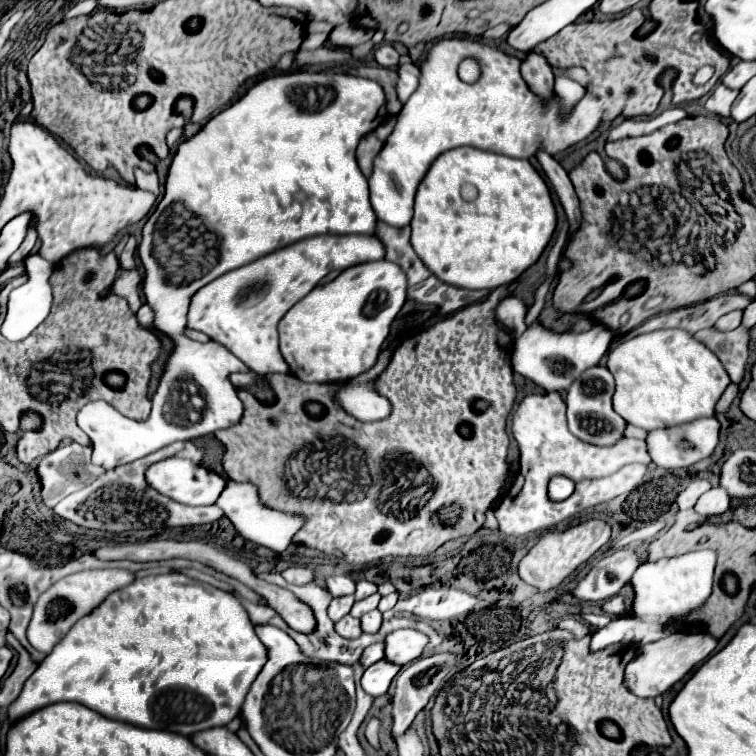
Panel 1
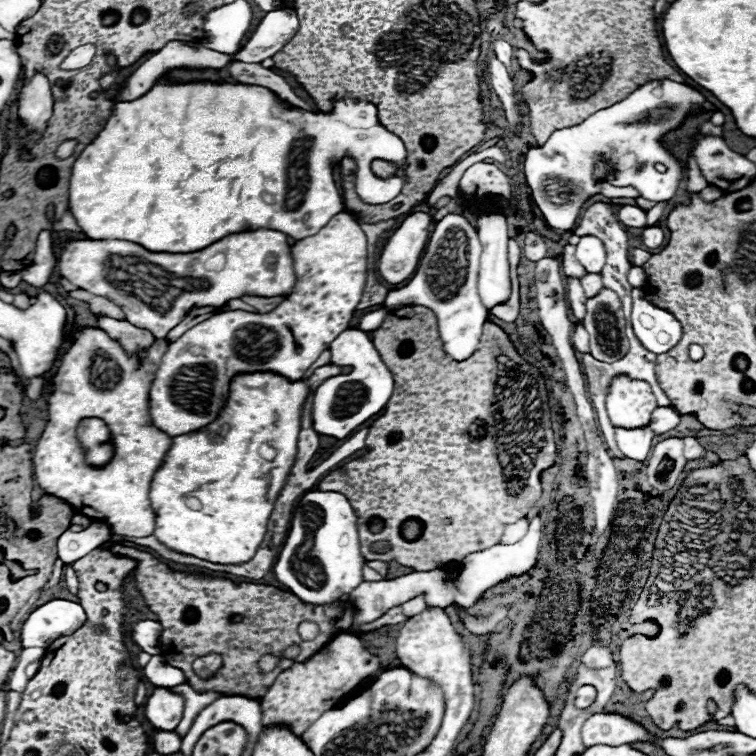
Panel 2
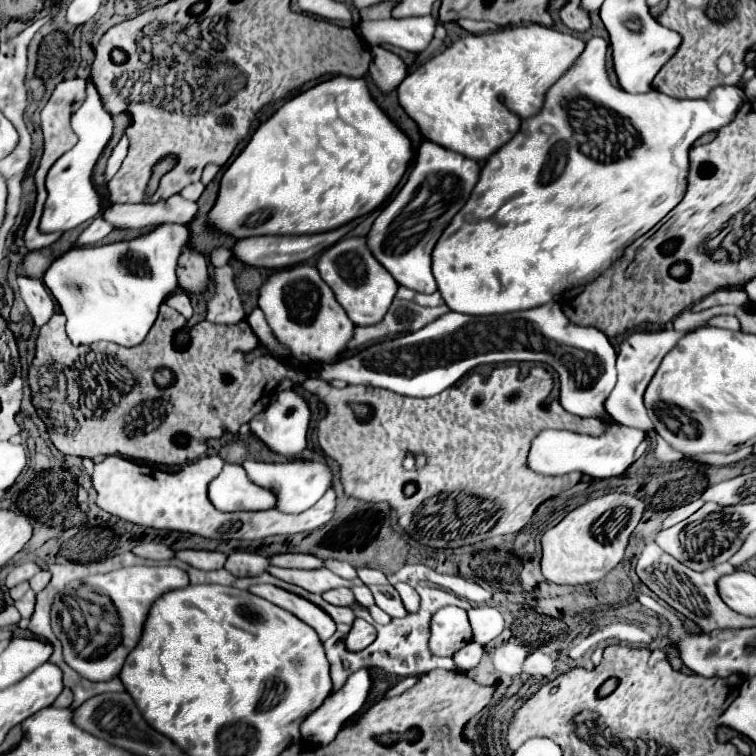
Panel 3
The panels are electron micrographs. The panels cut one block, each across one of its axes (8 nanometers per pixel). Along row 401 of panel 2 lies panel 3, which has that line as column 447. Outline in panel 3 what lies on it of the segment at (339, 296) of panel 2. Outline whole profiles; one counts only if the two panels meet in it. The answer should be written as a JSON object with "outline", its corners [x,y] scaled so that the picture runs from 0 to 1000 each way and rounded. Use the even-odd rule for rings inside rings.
{"outline":[[[569,185],[556,190],[550,220],[545,222],[540,238],[524,251],[484,312],[495,341],[524,368],[529,378],[561,389],[574,389],[579,384],[569,357],[569,333],[601,283],[616,270],[632,233],[632,214]]]}

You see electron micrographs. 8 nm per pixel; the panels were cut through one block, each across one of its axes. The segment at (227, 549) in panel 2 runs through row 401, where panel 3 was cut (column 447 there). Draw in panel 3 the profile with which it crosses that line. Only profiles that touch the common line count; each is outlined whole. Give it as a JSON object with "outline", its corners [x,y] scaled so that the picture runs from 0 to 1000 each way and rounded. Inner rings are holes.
{"outline":[[[786,48],[775,56],[775,63],[762,79],[762,85],[757,85],[757,90],[751,90],[749,98],[722,122],[717,146],[709,153],[690,159],[688,172],[680,177],[680,183],[646,209],[646,214],[635,228],[635,238],[624,259],[619,262],[614,275],[598,288],[598,296],[593,296],[593,302],[577,320],[577,328],[571,331],[571,360],[577,368],[579,384],[598,413],[622,415],[622,418],[688,413],[698,407],[712,407],[757,378],[767,378],[788,370],[799,357],[804,357],[823,339],[828,325],[833,325],[841,315],[847,315],[865,296],[870,296],[905,262],[907,243],[910,243],[913,193],[929,177],[947,175],[958,164],[963,164],[974,153],[979,138],[984,135],[984,122],[974,114],[950,114],[931,132],[894,132],[881,124],[873,124],[870,119],[860,119],[854,124],[831,124],[823,116],[812,116],[807,111],[802,98],[802,66],[804,66],[804,58],[796,50]]]}

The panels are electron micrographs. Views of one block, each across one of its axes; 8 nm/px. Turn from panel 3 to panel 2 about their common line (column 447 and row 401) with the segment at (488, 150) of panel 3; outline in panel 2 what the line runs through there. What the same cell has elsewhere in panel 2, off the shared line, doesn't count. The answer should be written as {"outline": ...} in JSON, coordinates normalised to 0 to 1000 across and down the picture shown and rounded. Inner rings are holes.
{"outline":[[[114,434],[103,439],[69,500],[63,561],[42,606],[48,638],[61,653],[87,661],[106,680],[143,693],[159,709],[193,712],[204,704],[204,675],[196,651],[206,622],[217,614],[228,579],[198,563],[196,519],[220,458],[220,450],[206,447],[204,458],[185,474],[169,474],[135,437]],[[183,476],[188,476],[185,484]],[[111,553],[132,553],[146,569],[151,603],[138,616],[119,616],[112,610],[101,577],[101,566]]]}

